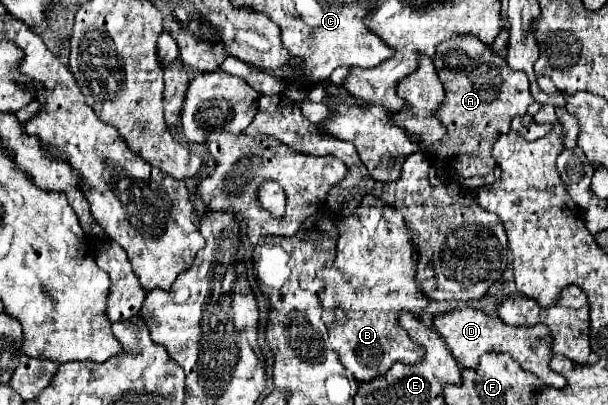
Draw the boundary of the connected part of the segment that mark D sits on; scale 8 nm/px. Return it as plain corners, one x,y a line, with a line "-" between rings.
461,307
461,309
453,309
449,313
435,315
433,327
445,337
449,351
453,353
453,357
463,367
477,367
479,357
483,353
495,349
495,351
509,353
513,359
517,359
521,363
523,369
535,373
545,385
551,385
551,387
563,387
565,385
565,379
561,379
561,375
557,375
549,369
549,359
551,359
549,345
551,345
551,341
549,341
549,331
545,325
509,327
499,317
491,317
479,309

